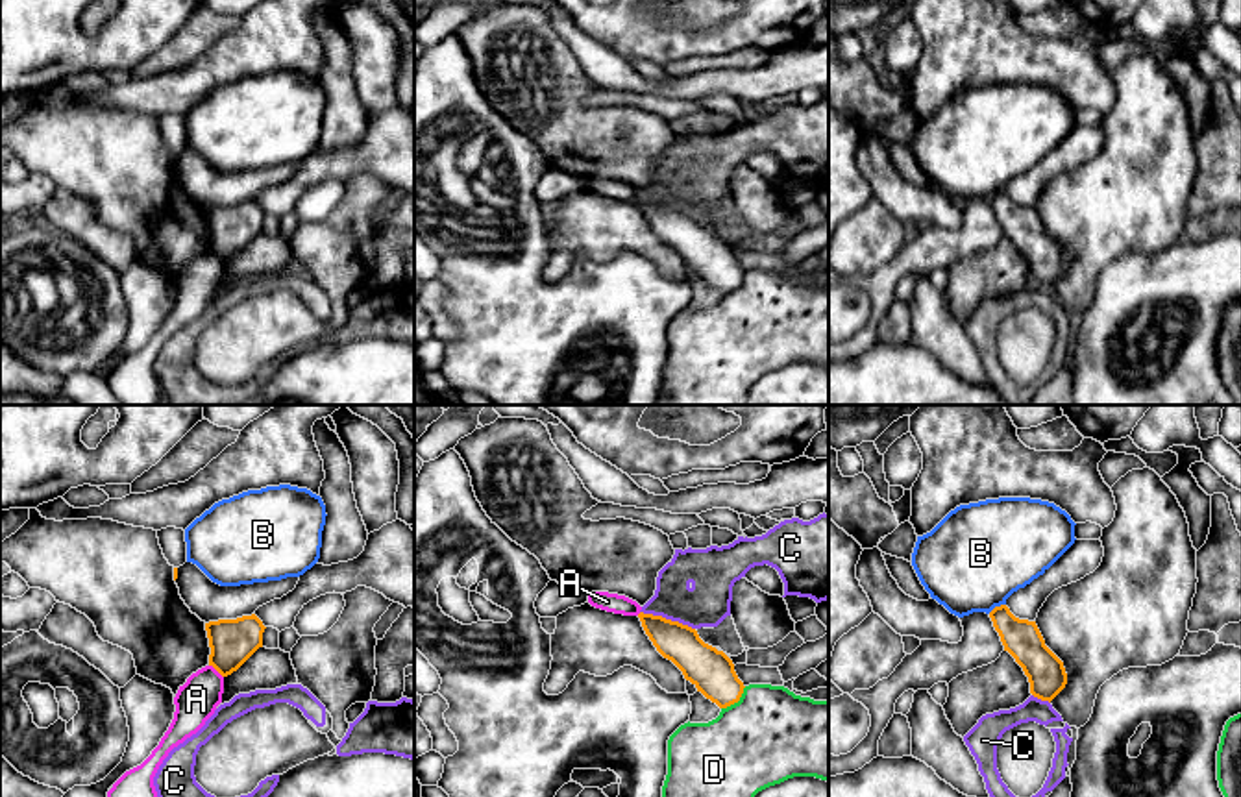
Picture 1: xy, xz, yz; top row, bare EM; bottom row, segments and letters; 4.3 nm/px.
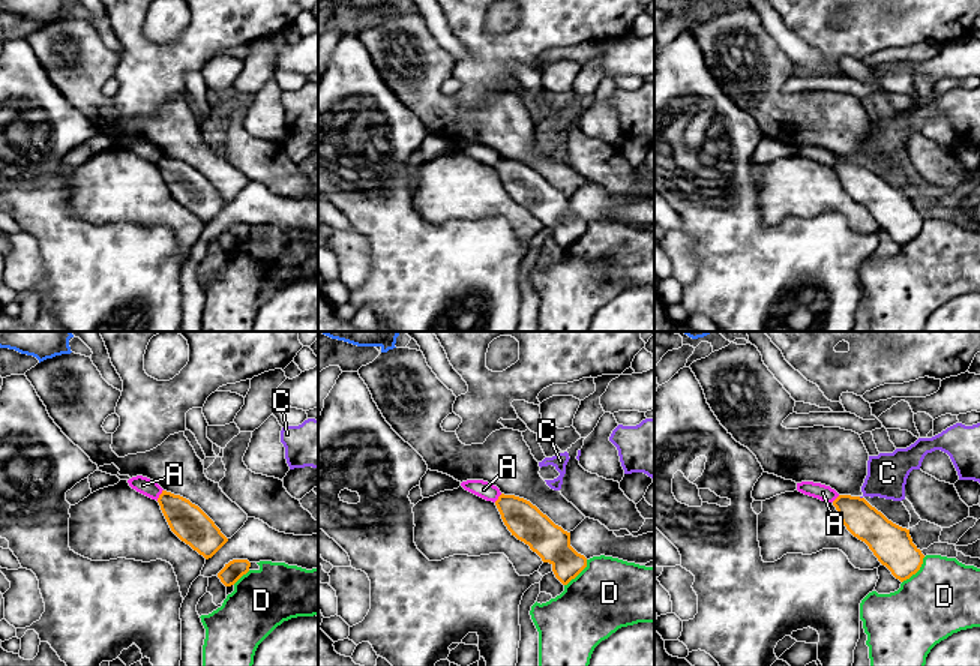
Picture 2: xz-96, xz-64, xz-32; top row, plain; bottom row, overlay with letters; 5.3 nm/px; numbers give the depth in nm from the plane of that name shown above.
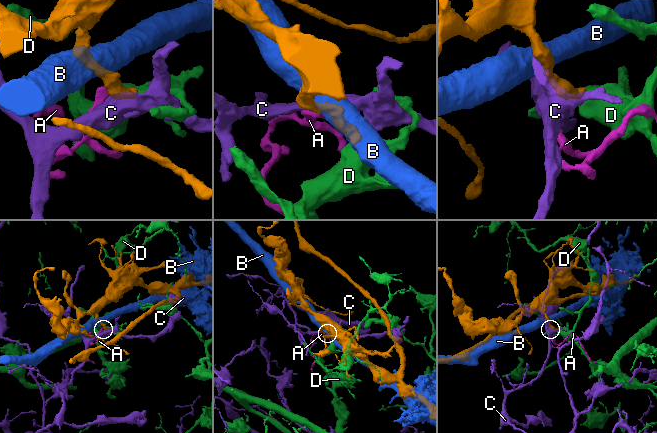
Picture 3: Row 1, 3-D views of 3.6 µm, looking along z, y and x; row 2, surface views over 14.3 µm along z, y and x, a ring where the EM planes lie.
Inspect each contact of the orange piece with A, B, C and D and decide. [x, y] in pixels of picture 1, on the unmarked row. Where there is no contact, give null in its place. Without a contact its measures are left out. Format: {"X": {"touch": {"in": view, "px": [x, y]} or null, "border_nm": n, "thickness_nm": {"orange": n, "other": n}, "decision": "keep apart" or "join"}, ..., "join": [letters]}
{"A": {"touch": {"in": "xy", "px": [217, 256]}, "border_nm": 90, "thickness_nm": {"orange": 200, "other": 180}, "decision": "keep apart"}, "B": {"touch": {"in": "yz", "px": [995, 193]}, "border_nm": 90, "thickness_nm": {"orange": 170, "other": 440}, "decision": "keep apart"}, "C": {"touch": {"in": "xz", "px": [668, 206]}, "border_nm": 260, "thickness_nm": {"orange": 180, "other": 200}, "decision": "keep apart"}, "D": {"touch": {"in": "xz", "px": [737, 287]}, "border_nm": 150, "thickness_nm": {"orange": 190, "other": 400}, "decision": "keep apart"}, "join": []}

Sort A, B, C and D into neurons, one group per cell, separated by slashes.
A / B / C / D

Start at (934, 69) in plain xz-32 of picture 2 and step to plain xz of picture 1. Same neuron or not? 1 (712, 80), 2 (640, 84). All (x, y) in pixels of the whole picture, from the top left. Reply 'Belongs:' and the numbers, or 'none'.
Belongs: 1, 2

